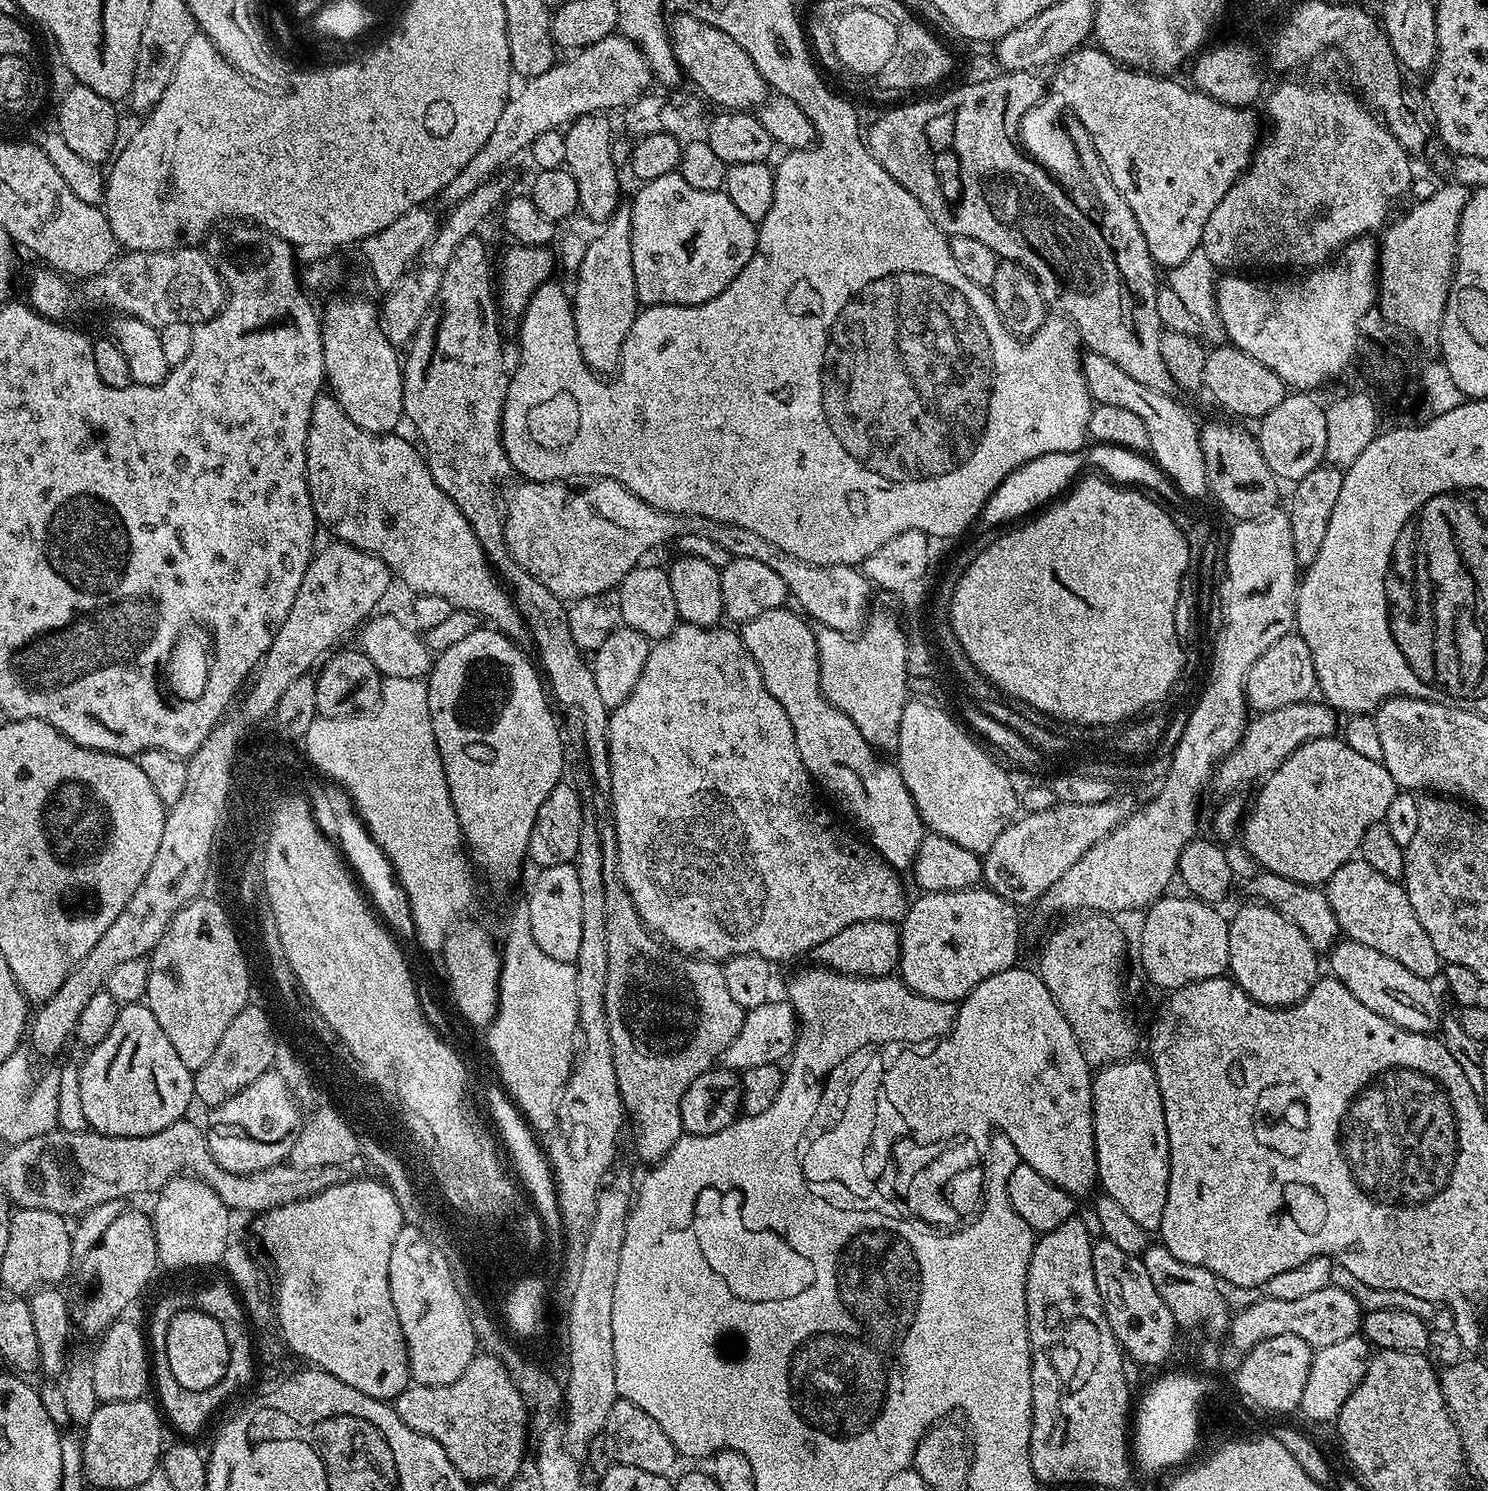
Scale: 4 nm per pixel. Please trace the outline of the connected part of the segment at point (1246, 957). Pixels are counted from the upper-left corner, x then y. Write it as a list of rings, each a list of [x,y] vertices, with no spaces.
[[[1252,902],[1256,904],[1244,904],[1236,912],[1236,917],[1231,917],[1228,925],[1228,933],[1230,934],[1230,958],[1228,959],[1228,972],[1231,979],[1236,981],[1236,985],[1247,992],[1250,998],[1254,998],[1259,1004],[1265,1004],[1267,1008],[1287,1008],[1290,1004],[1296,1004],[1299,1000],[1304,999],[1308,995],[1309,990],[1315,986],[1318,977],[1321,975],[1320,964],[1318,961],[1318,953],[1310,946],[1310,942],[1306,938],[1306,934],[1302,934],[1302,930],[1298,930],[1298,926],[1294,926],[1294,922],[1290,922],[1282,913],[1270,907],[1263,902]]]

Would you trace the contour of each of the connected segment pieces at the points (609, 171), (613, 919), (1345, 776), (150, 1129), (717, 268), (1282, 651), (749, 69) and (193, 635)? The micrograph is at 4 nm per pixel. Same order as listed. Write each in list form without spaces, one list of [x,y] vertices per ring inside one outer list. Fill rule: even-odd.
[[[607,115],[580,116],[569,124],[564,132],[566,158],[564,163],[569,174],[578,182],[579,211],[592,220],[606,222],[621,207],[620,176],[616,173],[616,160],[612,157],[612,124]]]
[[[616,878],[609,879],[606,883],[606,958],[608,961],[606,962],[604,1009],[606,1010],[606,1022],[610,1030],[610,1042],[614,1054],[614,1074],[618,1078],[618,1090],[624,1103],[625,1113],[630,1115],[630,1124],[636,1127],[636,1152],[645,1160],[645,1165],[651,1166],[657,1160],[661,1160],[679,1142],[680,1137],[685,1135],[682,1126],[682,1110],[680,1109],[682,1096],[689,1089],[690,1082],[694,1082],[694,1078],[698,1078],[698,1074],[709,1071],[723,1057],[726,1046],[730,1046],[730,1042],[734,1042],[734,1038],[738,1036],[738,1030],[742,1030],[745,1010],[742,1006],[738,1006],[738,1002],[734,1002],[734,997],[730,995],[730,989],[726,987],[723,967],[717,961],[697,958],[692,954],[681,954],[661,943],[650,931],[648,925],[644,923],[644,919],[638,914],[630,894]]]
[[[1335,735],[1318,737],[1298,746],[1280,766],[1268,773],[1260,785],[1260,793],[1242,821],[1245,850],[1260,863],[1263,871],[1290,878],[1299,884],[1317,886],[1327,882],[1338,866],[1359,853],[1362,834],[1366,834],[1370,826],[1383,821],[1398,791],[1383,762],[1357,754],[1350,750],[1345,740]],[[1328,820],[1332,820],[1332,840],[1328,840]]]
[[[147,1003],[125,1004],[114,1022],[110,1034],[102,1038],[87,1053],[80,1068],[80,1112],[89,1129],[104,1136],[145,1136],[158,1130],[166,1130],[176,1120],[185,1119],[187,1110],[194,1104],[192,1090],[193,1069],[187,1068],[178,1058],[170,1038],[158,1026],[158,1018],[148,1008]]]
[[[679,171],[643,182],[639,187],[636,197],[630,201],[632,210],[632,261],[634,262],[637,301],[644,306],[649,304],[694,306],[702,302],[710,302],[710,298],[718,298],[718,294],[722,294],[722,290],[726,290],[726,286],[730,286],[730,282],[734,282],[734,278],[738,278],[742,266],[746,266],[746,262],[750,262],[750,258],[756,253],[757,225],[750,218],[746,218],[746,214],[742,214],[742,210],[738,210],[738,206],[734,206],[734,202],[730,202],[727,192],[723,190],[718,192],[694,190],[694,186],[690,186],[690,182],[686,182],[686,178],[682,178]]]
[[[1299,631],[1287,632],[1248,672],[1246,695],[1249,709],[1259,714],[1278,707],[1290,706],[1291,703],[1302,703],[1317,691],[1316,671],[1314,670],[1314,658],[1310,654],[1310,646],[1300,637]]]
[[[676,14],[670,20],[670,35],[681,71],[700,87],[706,99],[720,104],[716,106],[724,110],[752,110],[764,103],[769,86],[762,74],[758,74],[758,66],[750,62],[750,54],[746,54],[730,34],[722,34],[722,30],[702,22],[697,16]]]
[[[188,620],[188,624],[180,624],[176,632],[172,632],[172,644],[156,656],[156,668],[152,668],[152,688],[156,688],[156,696],[160,696],[160,704],[164,708],[196,708],[200,700],[208,700],[208,684],[212,684],[212,672],[216,672],[216,664],[220,664],[220,636],[216,636],[216,628],[208,624],[208,620]]]

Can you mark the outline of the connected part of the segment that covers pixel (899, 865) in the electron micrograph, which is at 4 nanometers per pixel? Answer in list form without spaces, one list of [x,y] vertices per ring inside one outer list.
[[[785,606],[766,610],[766,614],[758,614],[758,618],[747,621],[741,627],[744,629],[739,629],[738,632],[744,648],[760,667],[760,677],[766,690],[770,690],[782,710],[786,710],[790,726],[794,726],[794,742],[798,746],[798,754],[809,776],[856,819],[857,826],[861,828],[859,831],[866,837],[867,843],[876,849],[876,853],[887,864],[897,870],[911,869],[918,846],[926,834],[922,818],[914,806],[914,798],[910,798],[910,790],[906,790],[906,782],[902,782],[899,767],[895,763],[887,764],[886,761],[879,760],[876,757],[879,756],[877,749],[868,744],[866,738],[862,738],[858,726],[854,726],[854,722],[850,722],[850,718],[846,718],[846,714],[842,714],[842,710],[833,706],[820,691],[820,651],[816,645],[816,632],[799,611],[791,612],[790,609],[791,607]]]

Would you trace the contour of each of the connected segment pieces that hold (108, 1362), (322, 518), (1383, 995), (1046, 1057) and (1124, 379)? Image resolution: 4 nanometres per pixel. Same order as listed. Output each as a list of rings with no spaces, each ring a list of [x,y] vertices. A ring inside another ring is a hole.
[[[121,1318],[103,1332],[98,1343],[96,1353],[90,1356],[97,1401],[109,1404],[141,1399],[150,1388],[150,1345],[145,1329],[131,1324],[128,1318]]]
[[[322,394],[314,402],[314,410],[310,418],[310,426],[308,427],[308,437],[306,438],[306,474],[308,475],[308,489],[310,490],[310,498],[312,505],[316,511],[317,521],[321,525],[324,524],[333,532],[337,541],[345,544],[352,544],[358,550],[374,554],[382,562],[386,562],[386,566],[392,571],[393,577],[397,581],[400,580],[406,587],[412,591],[412,594],[421,596],[437,596],[438,598],[446,598],[446,602],[452,604],[453,609],[461,608],[467,612],[474,613],[478,618],[489,616],[491,623],[495,625],[499,631],[503,632],[509,640],[513,642],[527,641],[530,636],[530,629],[524,622],[520,610],[516,606],[516,601],[512,598],[512,593],[498,579],[497,573],[491,564],[488,563],[488,556],[482,550],[482,546],[478,542],[478,538],[474,534],[474,530],[470,526],[470,522],[466,522],[464,515],[458,510],[458,506],[449,498],[443,490],[438,486],[438,482],[434,482],[434,478],[428,469],[428,461],[422,455],[421,449],[416,448],[408,440],[403,440],[400,434],[385,434],[383,436],[375,436],[366,430],[362,430],[358,426],[354,426],[354,422],[350,422],[350,418],[346,418],[346,414],[342,410],[342,406],[337,402],[331,394]]]
[[[1344,938],[1337,943],[1330,953],[1332,959],[1331,975],[1340,980],[1362,1002],[1370,1006],[1374,1014],[1382,1014],[1390,1022],[1402,1026],[1411,1032],[1433,1033],[1440,1020],[1440,1004],[1432,990],[1433,985],[1416,974],[1410,974],[1406,966],[1386,958],[1386,954],[1374,950],[1371,946],[1362,946],[1362,942]]]
[[[1013,966],[986,978],[986,982],[982,982],[970,995],[965,996],[957,1007],[956,1021],[952,1023],[952,1031],[935,1046],[929,1047],[926,1058],[910,1056],[906,1061],[906,1066],[901,1066],[892,1071],[892,1074],[888,1074],[886,1090],[888,1090],[890,1100],[898,1108],[904,1108],[904,1112],[912,1114],[912,1118],[916,1114],[918,1126],[924,1126],[924,1130],[928,1130],[928,1136],[924,1136],[924,1144],[930,1146],[932,1142],[938,1142],[938,1148],[940,1148],[944,1144],[944,1140],[948,1140],[952,1136],[956,1136],[956,1138],[970,1136],[974,1140],[982,1140],[986,1125],[993,1118],[998,1126],[1003,1126],[1007,1132],[1011,1133],[1010,1142],[1013,1142],[1014,1148],[1018,1150],[1023,1163],[1034,1166],[1034,1170],[1038,1170],[1038,1174],[1042,1174],[1042,1178],[1054,1182],[1054,1186],[1066,1190],[1072,1197],[1081,1198],[1080,1196],[1086,1195],[1092,1187],[1095,1189],[1098,1184],[1096,1143],[1092,1133],[1092,1070],[1083,1058],[1082,1050],[1078,1046],[1066,1018],[1062,1018],[1062,1012],[1058,1010],[1057,1004],[1041,982],[1039,975],[1035,971],[1027,972],[1026,969],[1020,967]]]
[[[1085,351],[1082,356],[1086,386],[1090,390],[1096,404],[1106,406],[1122,406],[1126,410],[1134,410],[1146,422],[1146,430],[1150,434],[1151,459],[1163,470],[1169,480],[1176,485],[1176,491],[1183,496],[1200,496],[1208,492],[1206,478],[1206,462],[1200,445],[1201,425],[1176,401],[1175,395],[1167,396],[1151,386],[1130,378],[1122,366],[1110,362],[1110,358],[1102,358],[1102,354]]]

